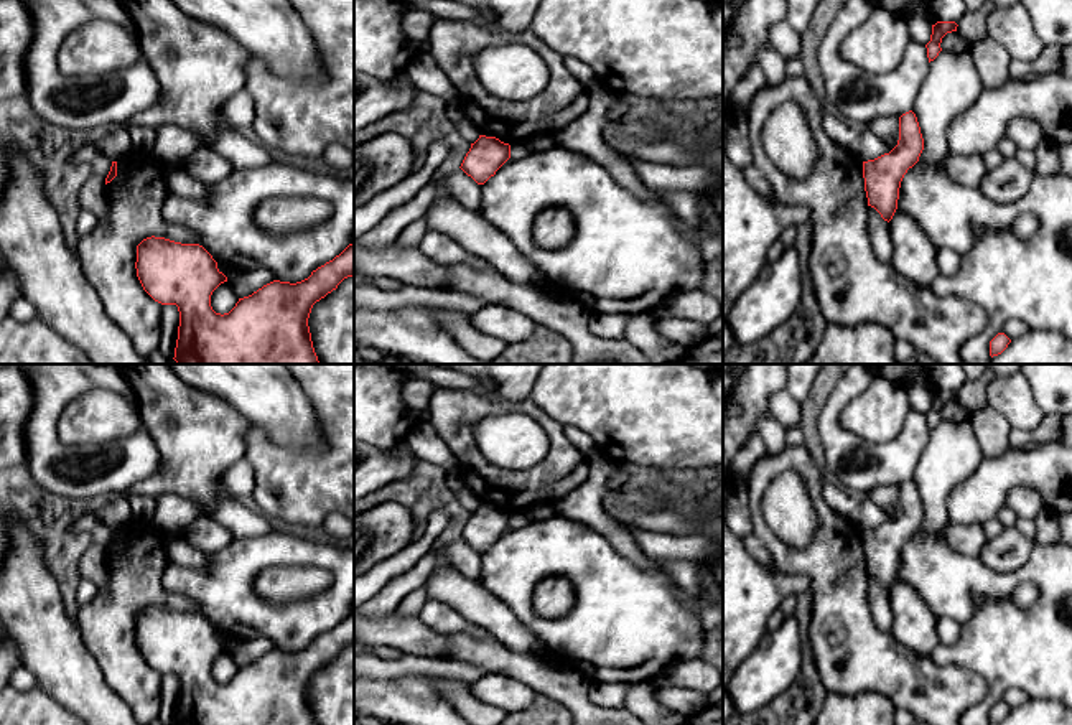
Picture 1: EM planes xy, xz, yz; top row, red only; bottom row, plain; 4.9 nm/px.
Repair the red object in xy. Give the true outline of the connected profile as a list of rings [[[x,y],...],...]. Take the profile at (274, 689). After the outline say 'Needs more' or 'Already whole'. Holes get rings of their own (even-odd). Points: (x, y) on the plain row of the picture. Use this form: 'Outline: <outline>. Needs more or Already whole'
Outline: [[[147,606],[137,615],[137,646],[143,659],[161,674],[176,674],[179,681],[175,725],[316,725],[308,687],[316,671],[354,644],[354,613],[311,641],[301,651],[273,649],[249,666],[239,667],[229,682],[216,682],[212,661],[227,646],[199,613],[181,613],[165,606]]]. Already whole

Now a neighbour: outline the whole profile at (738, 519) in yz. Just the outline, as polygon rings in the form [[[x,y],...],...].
[[[748,475],[744,478],[733,476],[726,499],[726,524],[739,539],[753,532],[749,516]]]

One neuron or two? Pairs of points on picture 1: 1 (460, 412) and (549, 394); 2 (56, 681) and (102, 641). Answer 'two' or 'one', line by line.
1: two
2: two

